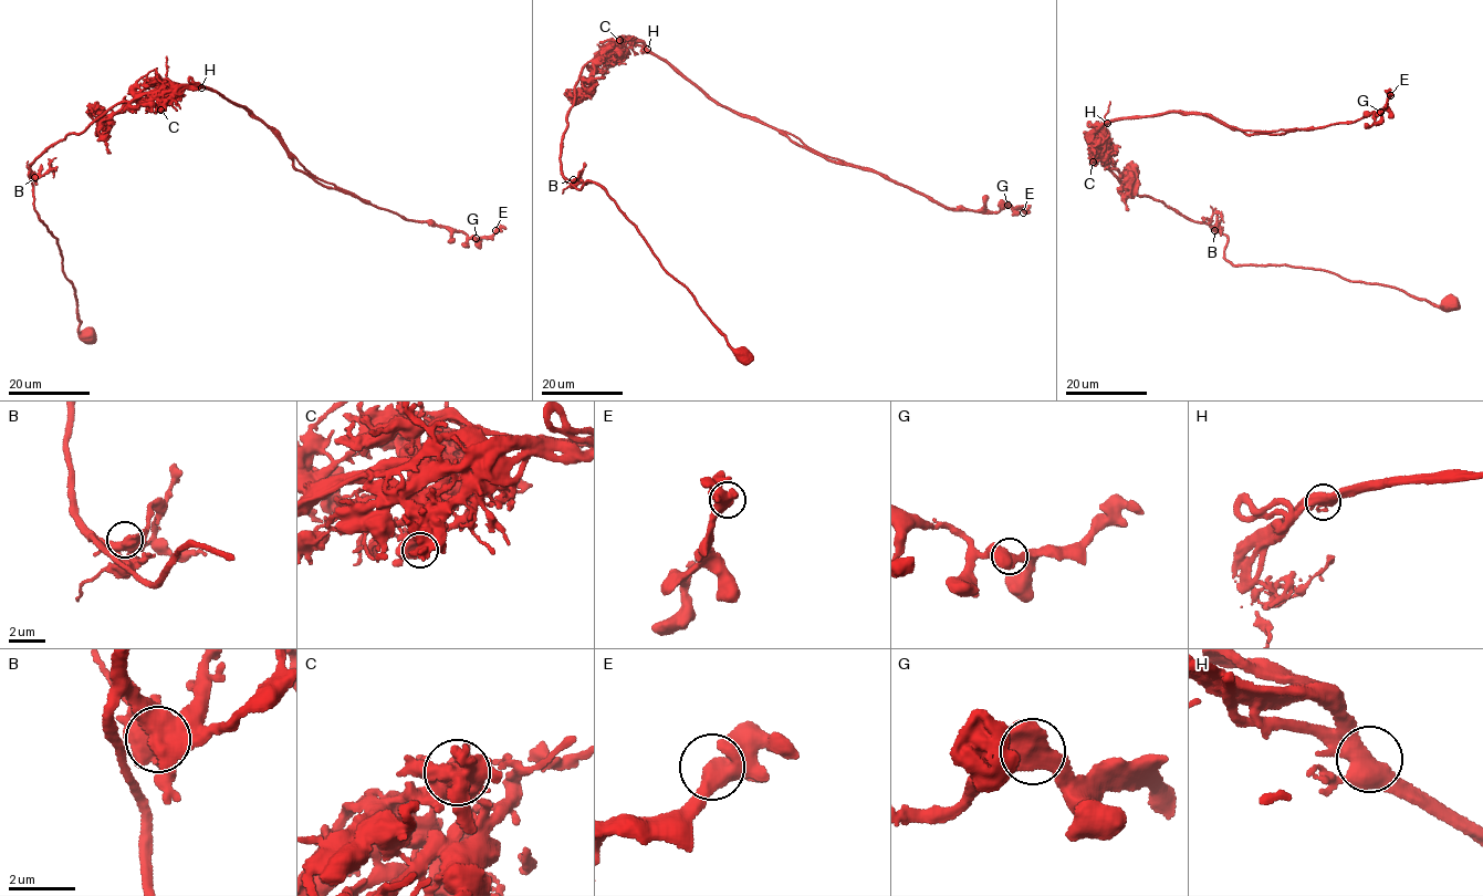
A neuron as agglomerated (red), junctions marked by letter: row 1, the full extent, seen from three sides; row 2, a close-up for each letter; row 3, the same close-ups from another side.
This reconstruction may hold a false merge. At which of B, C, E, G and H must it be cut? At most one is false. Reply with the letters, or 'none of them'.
H

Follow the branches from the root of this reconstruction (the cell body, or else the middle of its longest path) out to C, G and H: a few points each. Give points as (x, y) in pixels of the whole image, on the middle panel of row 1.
C: (743, 356), (604, 189), (588, 180), (578, 189), (561, 172), (582, 70), (619, 40)
G: (743, 356), (604, 189), (561, 172), (582, 70), (616, 40), (826, 158), (947, 207), (1008, 205)
H: (743, 356), (604, 189), (588, 180), (578, 189), (561, 172), (582, 70), (619, 38), (647, 49)

